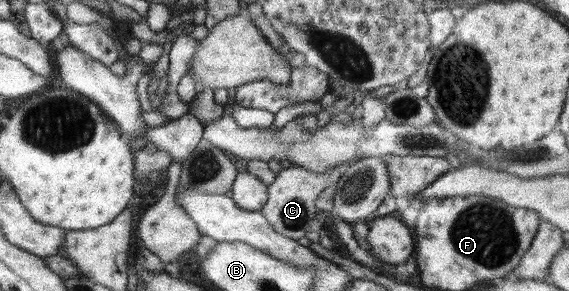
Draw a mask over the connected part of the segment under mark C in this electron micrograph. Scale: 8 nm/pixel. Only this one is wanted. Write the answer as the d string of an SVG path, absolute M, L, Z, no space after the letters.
M357 156L356 159L352 159L352 161L348 161L341 166L327 169L324 173L312 173L303 167L295 166L283 169L277 174L275 181L267 186L268 199L260 213L277 233L296 240L305 237L305 234L313 228L317 215L315 202L321 191L330 185L336 185L342 177L343 171L363 158L367 157Z

